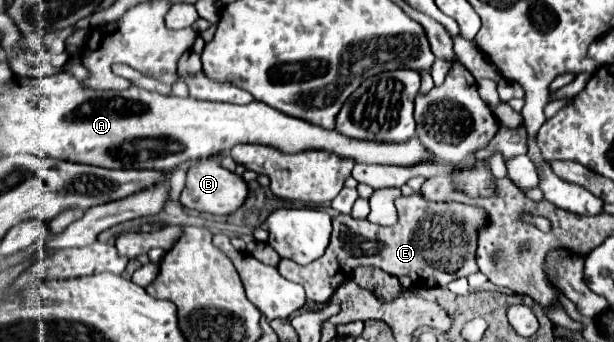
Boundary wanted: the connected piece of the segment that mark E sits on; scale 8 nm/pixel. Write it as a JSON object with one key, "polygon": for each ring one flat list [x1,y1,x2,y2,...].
{"polygon":[[418,194,396,198,396,208,400,220,390,228,370,224,368,220,354,220,348,214,336,216,332,220,332,240,322,258,308,266,296,266,292,260,280,260,278,272,286,280,302,284,306,298,318,304,326,304,342,284,342,278,358,266,376,266,392,276,410,276,418,286,426,288,446,286,456,278,478,272,476,232,486,224,486,212,482,212,482,208,458,202,430,204]]}

